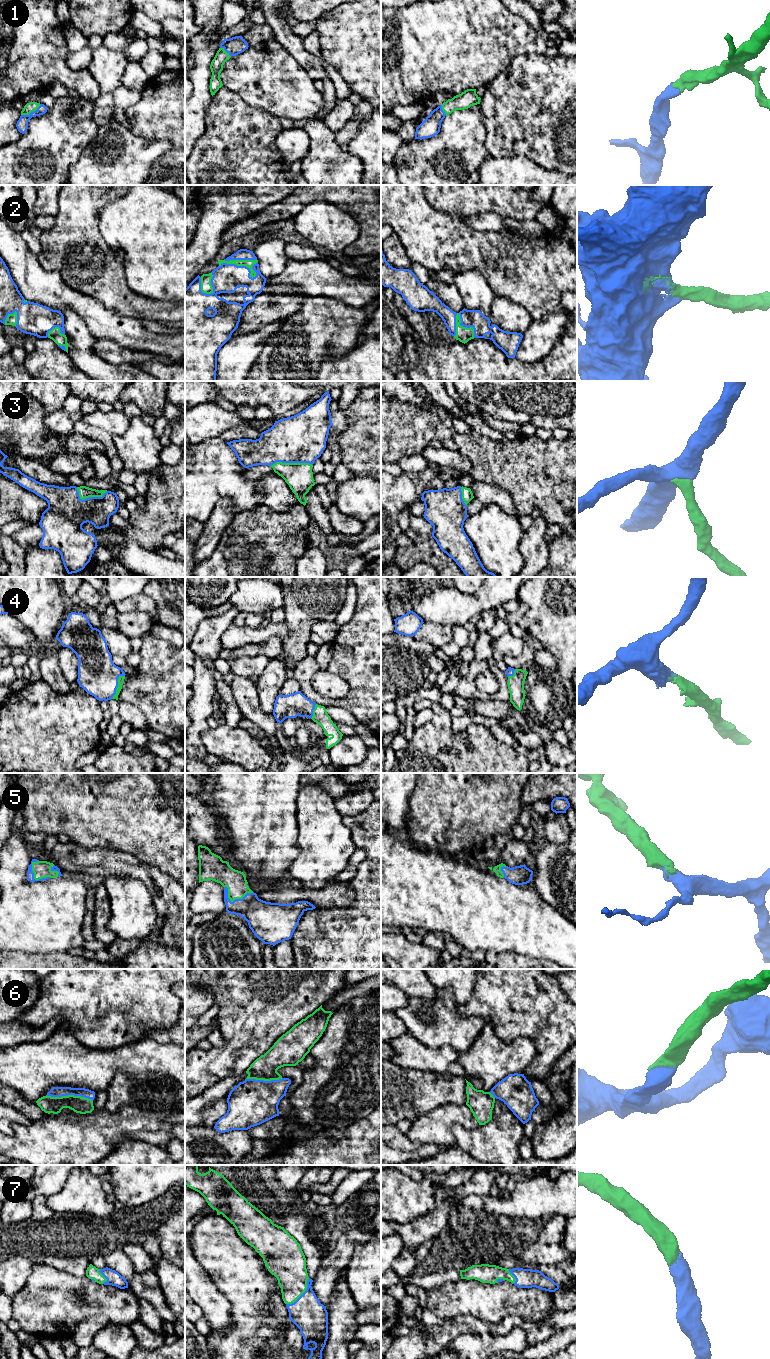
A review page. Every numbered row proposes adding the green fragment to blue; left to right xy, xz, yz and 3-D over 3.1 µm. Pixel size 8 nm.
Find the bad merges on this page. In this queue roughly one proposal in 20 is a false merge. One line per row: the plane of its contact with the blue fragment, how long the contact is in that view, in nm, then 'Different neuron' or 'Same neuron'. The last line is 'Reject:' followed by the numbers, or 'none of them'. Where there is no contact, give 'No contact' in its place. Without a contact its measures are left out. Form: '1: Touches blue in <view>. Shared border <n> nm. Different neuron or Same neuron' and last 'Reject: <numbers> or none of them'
1: Touches blue in xy. Shared border 180 nm. Same neuron
2: Touches blue in xz. Shared border 320 nm. Same neuron
3: Touches blue in xz. Shared border 340 nm. Same neuron
4: Touches blue in xy. Shared border 220 nm. Same neuron
5: Touches blue in xy. Shared border 200 nm. Same neuron
6: Touches blue in xy. Shared border 380 nm. Same neuron
7: Touches blue in xz. Shared border 280 nm. Same neuron
Reject: none of them

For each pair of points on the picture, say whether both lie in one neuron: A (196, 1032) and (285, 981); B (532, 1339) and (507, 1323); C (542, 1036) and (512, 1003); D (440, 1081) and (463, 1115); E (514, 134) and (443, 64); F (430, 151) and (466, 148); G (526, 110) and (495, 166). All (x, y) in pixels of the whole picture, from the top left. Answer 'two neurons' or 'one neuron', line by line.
A: two neurons
B: one neuron
C: one neuron
D: two neurons
E: two neurons
F: one neuron
G: two neurons

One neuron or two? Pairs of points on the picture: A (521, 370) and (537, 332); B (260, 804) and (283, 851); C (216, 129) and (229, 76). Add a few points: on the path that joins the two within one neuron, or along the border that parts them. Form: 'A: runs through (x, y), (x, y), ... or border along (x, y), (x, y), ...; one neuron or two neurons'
A: border along (546, 355), (532, 363), (523, 363), (515, 358); two neurons
B: runs through (260, 816), (260, 827), (271, 839); one neuron
C: border along (223, 85), (235, 92), (244, 102); two neurons

